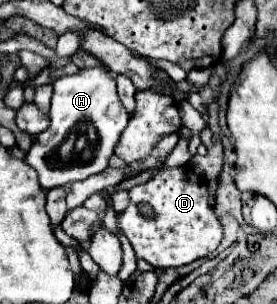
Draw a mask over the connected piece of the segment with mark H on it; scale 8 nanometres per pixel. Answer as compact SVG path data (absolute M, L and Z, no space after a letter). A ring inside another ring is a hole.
M92 66L80 68L76 74L62 76L54 82L52 108L48 114L52 124L46 132L34 136L34 144L26 154L26 164L38 172L44 190L86 180L108 166L108 158L114 154L114 146L128 124L114 78L108 68Z

